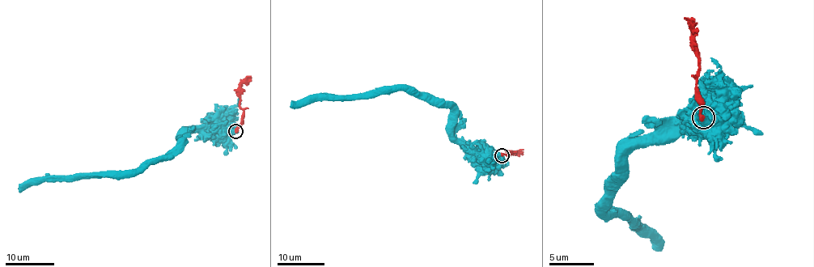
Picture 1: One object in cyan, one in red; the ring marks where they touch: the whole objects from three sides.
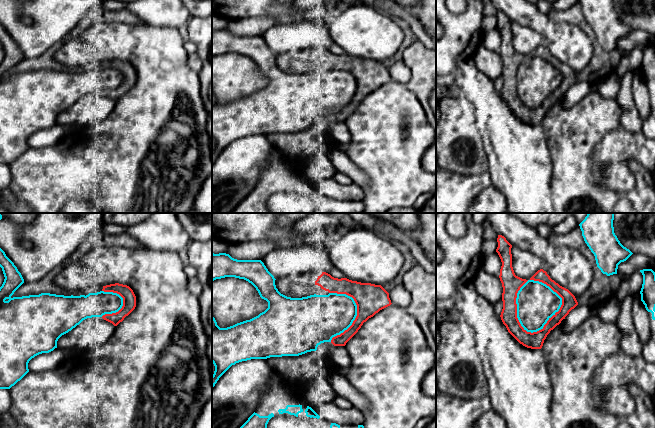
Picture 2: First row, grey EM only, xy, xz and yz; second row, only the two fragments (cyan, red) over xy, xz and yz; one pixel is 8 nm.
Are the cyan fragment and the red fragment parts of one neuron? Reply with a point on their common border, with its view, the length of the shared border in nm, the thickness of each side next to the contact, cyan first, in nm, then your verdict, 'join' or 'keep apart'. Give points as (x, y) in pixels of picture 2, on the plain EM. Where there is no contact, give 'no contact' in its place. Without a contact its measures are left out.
meets cyan in yz at (560, 82); contact 440 nm long; 320 nm thick on the cyan side, 120 nm on the other; keep apart

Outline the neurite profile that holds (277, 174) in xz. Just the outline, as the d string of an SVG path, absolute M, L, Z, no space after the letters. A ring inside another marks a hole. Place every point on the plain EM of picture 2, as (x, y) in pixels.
M292 161L292 166L289 167L286 163L273 163L268 169L263 171L258 179L255 189L260 192L268 192L273 189L274 192L280 191L278 186L285 185L287 181L301 181L303 187L298 190L298 193L304 196L309 196L305 186L308 182L303 177L304 161Z

